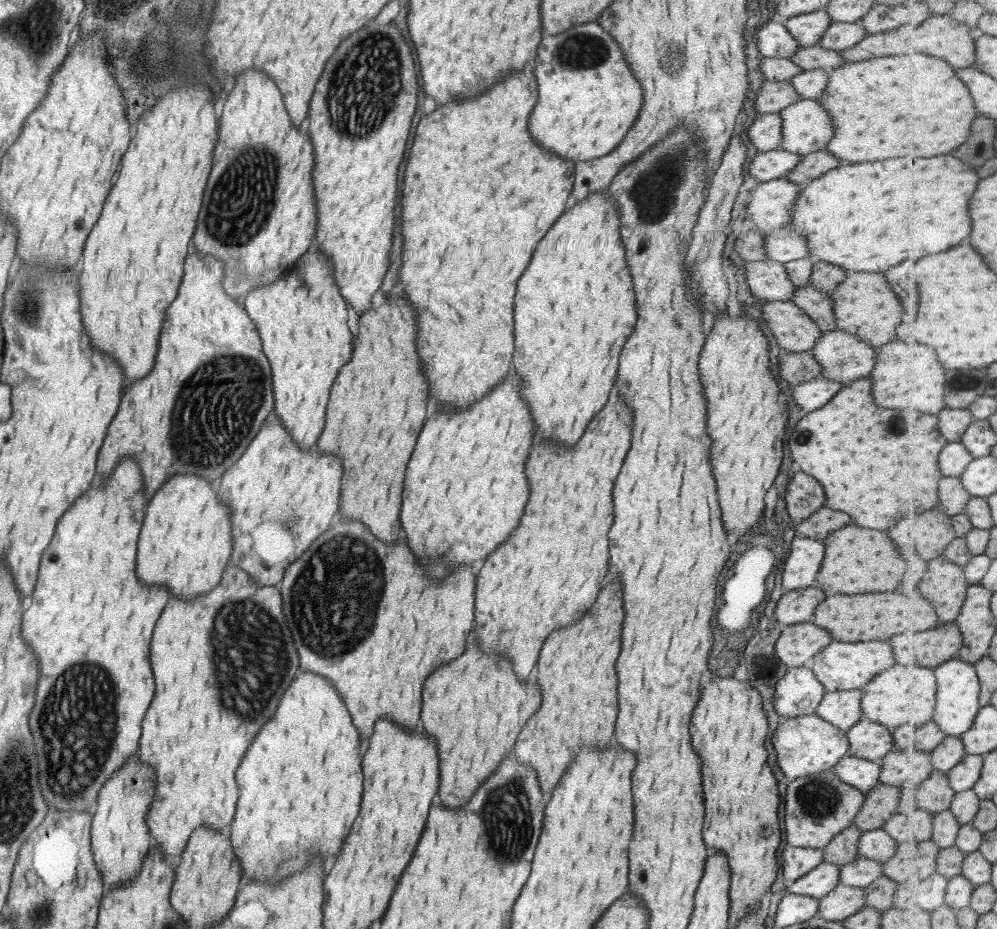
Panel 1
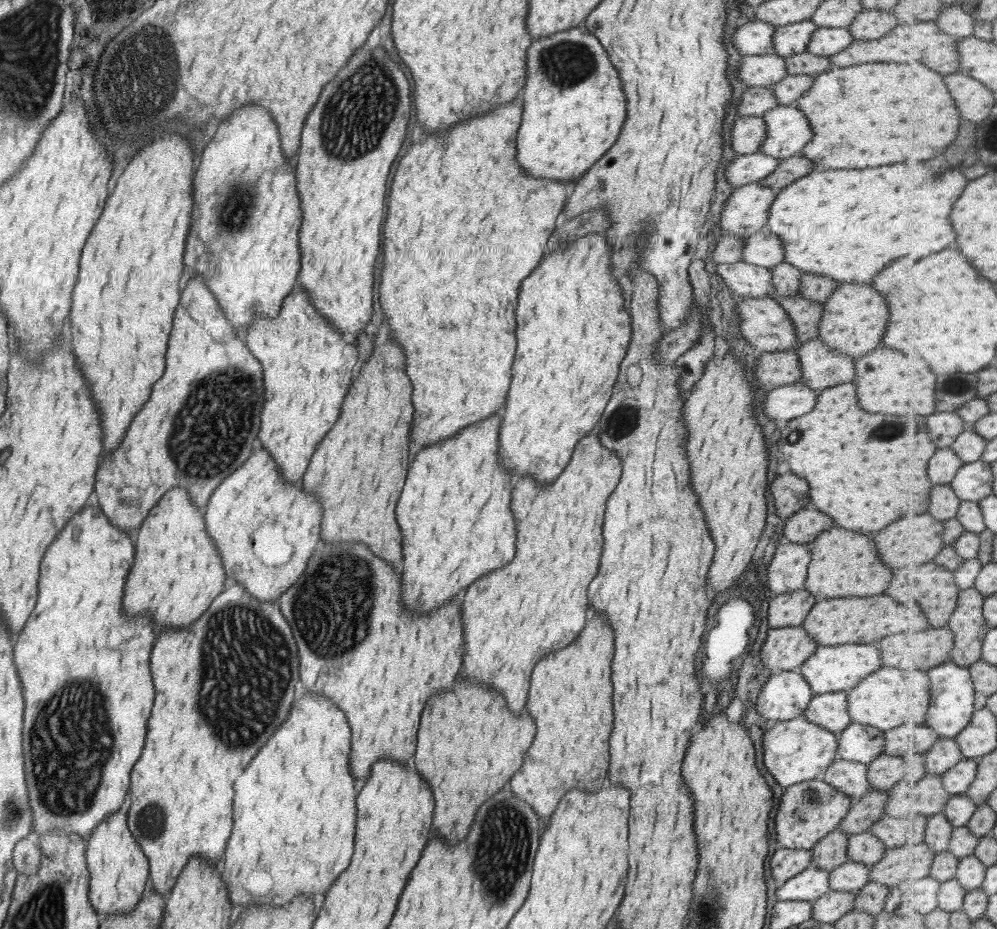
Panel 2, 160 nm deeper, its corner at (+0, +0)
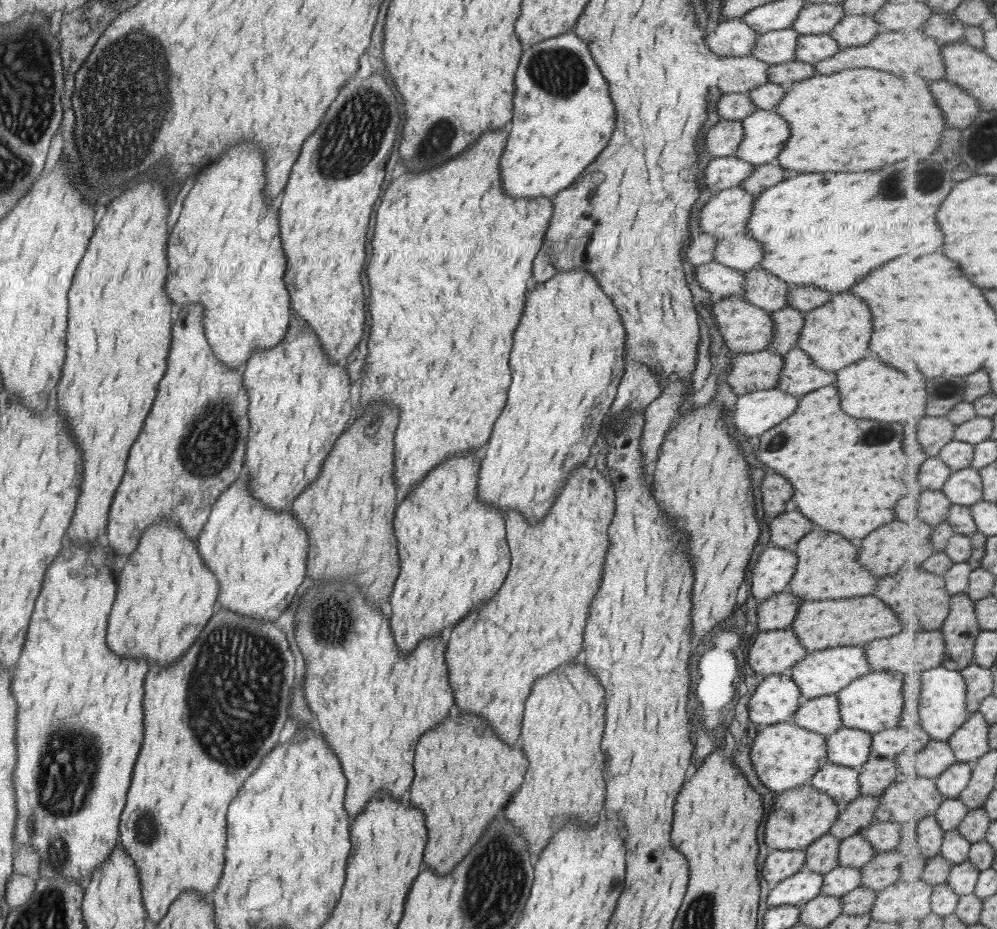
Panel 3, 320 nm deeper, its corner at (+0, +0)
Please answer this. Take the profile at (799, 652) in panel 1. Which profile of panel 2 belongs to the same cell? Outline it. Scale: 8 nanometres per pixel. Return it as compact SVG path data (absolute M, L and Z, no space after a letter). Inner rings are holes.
M801 626L771 629L767 630L765 640L761 640L759 660L772 672L798 670L816 646Z

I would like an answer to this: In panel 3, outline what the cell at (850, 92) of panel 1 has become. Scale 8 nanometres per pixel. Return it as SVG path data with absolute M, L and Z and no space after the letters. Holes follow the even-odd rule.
M855 68L849 70L840 70L833 74L814 74L813 76L794 82L787 86L785 94L778 100L774 111L786 122L788 126L787 142L783 149L776 154L774 163L778 164L781 168L789 170L792 174L809 174L809 172L863 172L863 170L877 170L885 164L893 164L893 162L899 162L901 160L901 154L903 154L903 160L925 160L929 158L941 144L941 138L943 138L943 130L947 128L947 122L943 118L943 110L937 106L937 100L935 96L929 92L925 80L923 80L923 86L917 88L917 82L915 82L915 88L909 88L909 82L903 82L899 78L891 78L891 73L883 70L869 70L869 68Z

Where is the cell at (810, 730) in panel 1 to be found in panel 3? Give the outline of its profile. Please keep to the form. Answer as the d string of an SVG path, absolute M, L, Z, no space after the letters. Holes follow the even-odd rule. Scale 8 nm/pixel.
M787 720L777 724L763 725L757 730L750 746L751 766L765 788L773 793L792 790L808 782L826 762L826 735L817 734Z

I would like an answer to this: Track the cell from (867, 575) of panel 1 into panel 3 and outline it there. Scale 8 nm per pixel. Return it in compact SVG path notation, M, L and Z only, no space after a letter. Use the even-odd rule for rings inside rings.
M813 528L791 548L795 555L795 570L788 582L787 592L803 600L835 600L835 598L851 598L869 594L877 578L873 578L865 568L857 564L857 550L839 534L825 532L821 528Z

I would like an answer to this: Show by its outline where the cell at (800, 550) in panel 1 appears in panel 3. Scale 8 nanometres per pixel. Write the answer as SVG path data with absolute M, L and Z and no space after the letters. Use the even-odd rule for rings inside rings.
M766 546L750 571L751 596L760 602L774 594L787 592L795 563L792 549Z

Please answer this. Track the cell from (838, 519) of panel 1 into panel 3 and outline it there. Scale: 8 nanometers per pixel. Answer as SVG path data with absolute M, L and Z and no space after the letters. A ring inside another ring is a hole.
M799 512L778 514L768 522L769 545L791 549L809 530L811 530L809 520L803 518Z

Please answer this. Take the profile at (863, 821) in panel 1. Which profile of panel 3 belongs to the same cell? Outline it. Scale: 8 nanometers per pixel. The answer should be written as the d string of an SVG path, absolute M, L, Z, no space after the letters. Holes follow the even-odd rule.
M860 794L844 806L827 834L835 836L839 841L857 835L861 829L874 821L879 800L880 796Z

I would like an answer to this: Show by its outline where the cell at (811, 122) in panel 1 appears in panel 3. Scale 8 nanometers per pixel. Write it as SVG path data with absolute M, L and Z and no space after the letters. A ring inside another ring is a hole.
M757 109L740 121L741 142L732 156L753 165L774 162L776 154L779 154L787 142L786 122L774 109Z

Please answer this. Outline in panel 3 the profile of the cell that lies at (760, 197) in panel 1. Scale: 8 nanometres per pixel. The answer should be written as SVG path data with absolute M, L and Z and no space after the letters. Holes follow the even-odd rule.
M738 186L712 192L712 196L699 208L699 230L717 236L743 232L755 197Z

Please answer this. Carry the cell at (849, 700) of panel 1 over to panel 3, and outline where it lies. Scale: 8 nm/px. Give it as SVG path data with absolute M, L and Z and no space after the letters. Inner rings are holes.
M836 695L800 700L791 722L817 734L830 735L842 727Z

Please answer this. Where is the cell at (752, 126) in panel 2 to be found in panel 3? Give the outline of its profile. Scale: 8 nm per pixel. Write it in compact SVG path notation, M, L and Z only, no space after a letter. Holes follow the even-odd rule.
M720 119L703 134L703 152L711 159L729 156L739 148L742 137L742 126L739 120Z

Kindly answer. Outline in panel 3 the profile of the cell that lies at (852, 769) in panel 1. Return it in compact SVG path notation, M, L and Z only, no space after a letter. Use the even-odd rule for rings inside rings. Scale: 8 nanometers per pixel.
M826 762L811 778L808 778L807 783L829 795L840 811L860 795L856 768L839 764Z

